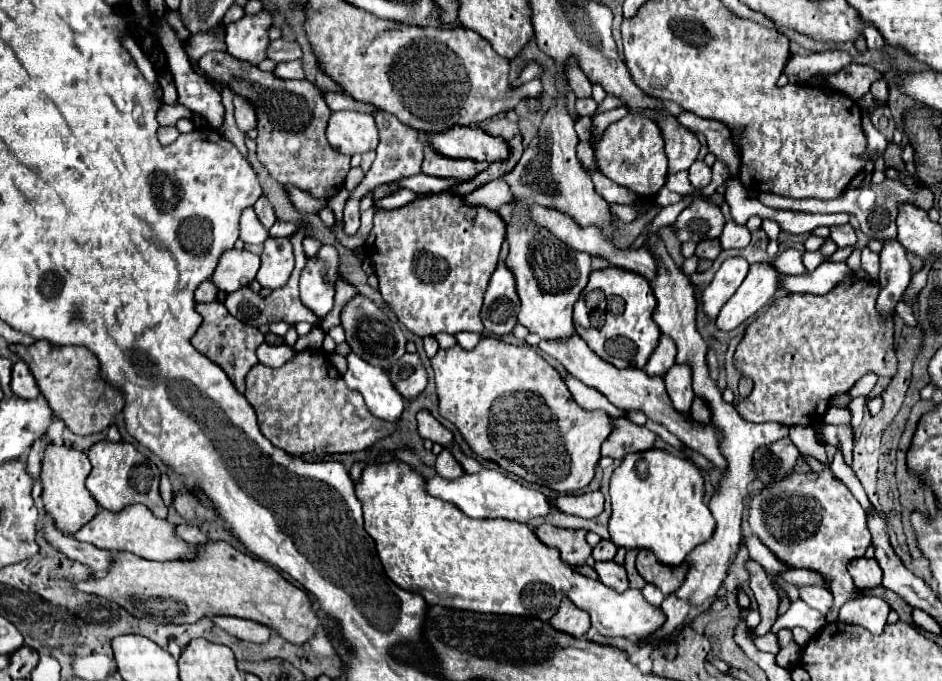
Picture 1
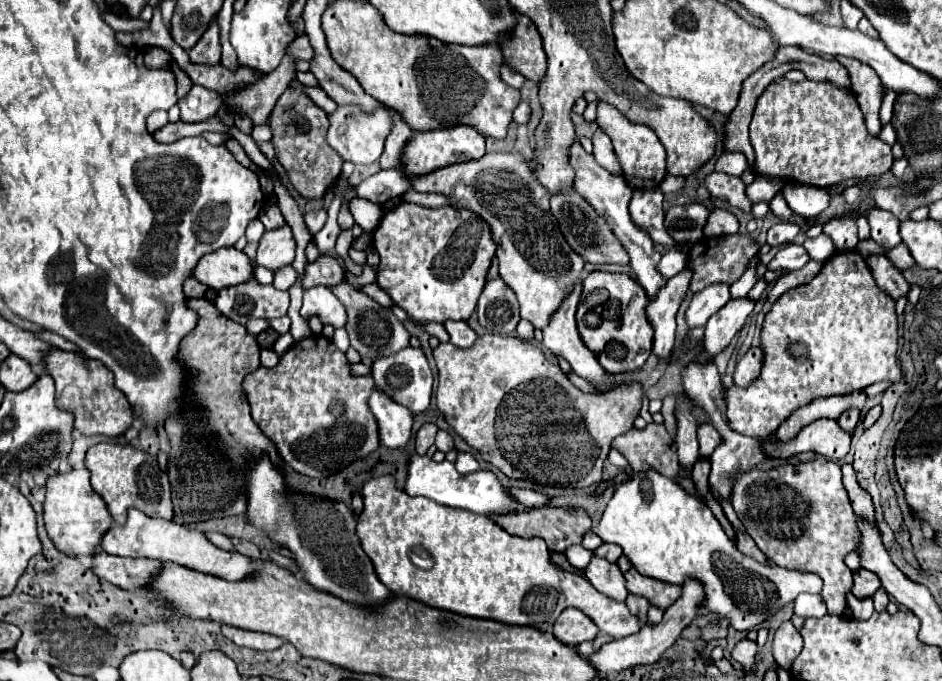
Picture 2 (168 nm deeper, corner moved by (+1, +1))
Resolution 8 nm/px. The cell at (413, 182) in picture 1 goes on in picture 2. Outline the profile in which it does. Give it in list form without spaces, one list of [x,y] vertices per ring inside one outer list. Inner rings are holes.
[[[387,169],[371,175],[355,187],[355,197],[383,205],[385,201],[403,195],[411,187],[411,181],[399,169]]]

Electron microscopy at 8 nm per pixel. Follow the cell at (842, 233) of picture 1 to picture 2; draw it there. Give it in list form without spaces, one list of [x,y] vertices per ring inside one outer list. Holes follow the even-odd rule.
[[[780,192],[769,202],[769,207],[774,215],[783,221],[787,221],[794,215]]]

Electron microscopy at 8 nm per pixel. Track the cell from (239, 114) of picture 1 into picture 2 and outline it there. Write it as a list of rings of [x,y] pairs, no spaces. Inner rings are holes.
[[[285,55],[275,71],[259,79],[255,85],[247,85],[245,89],[231,93],[227,97],[227,103],[235,111],[247,115],[255,125],[267,123],[269,113],[273,111],[277,99],[295,79],[295,73],[297,73],[295,63],[297,59],[293,55]]]

